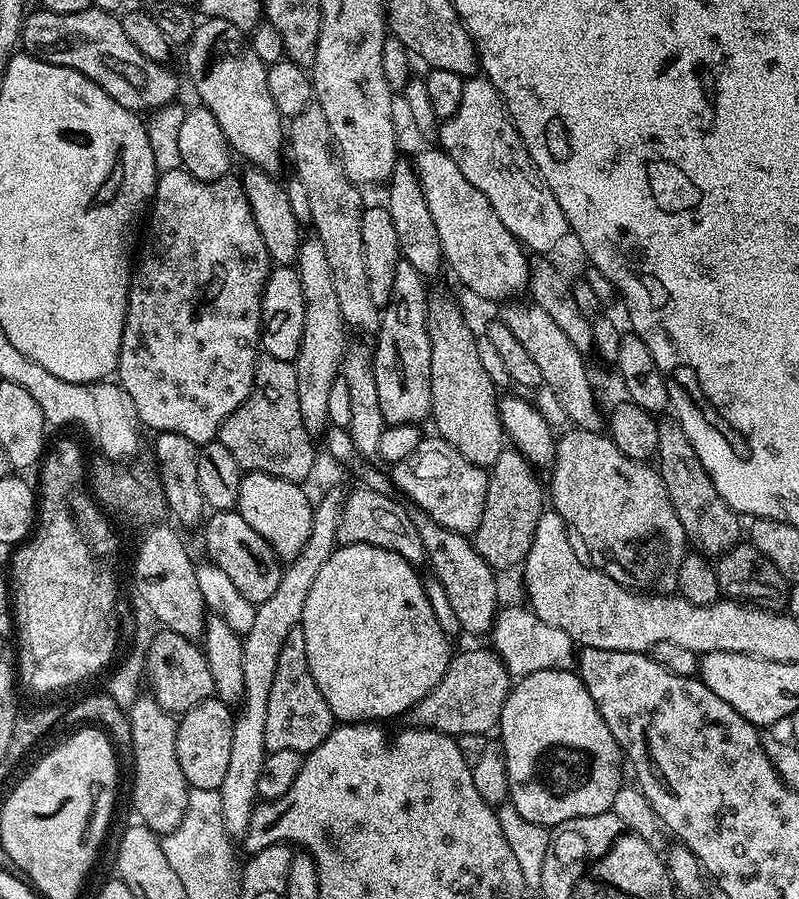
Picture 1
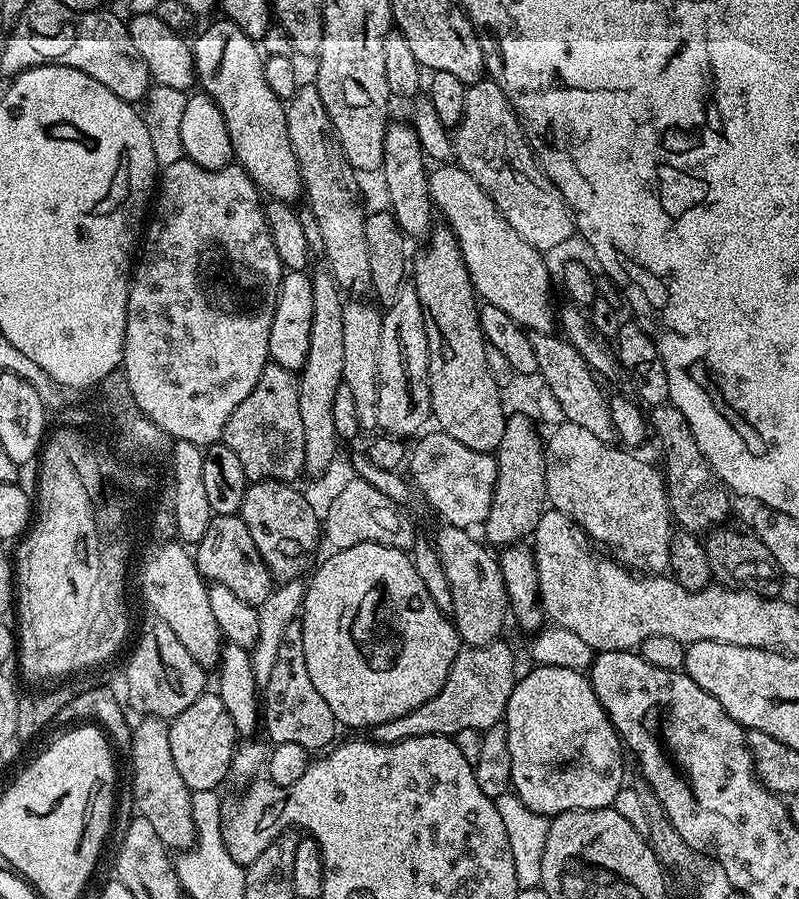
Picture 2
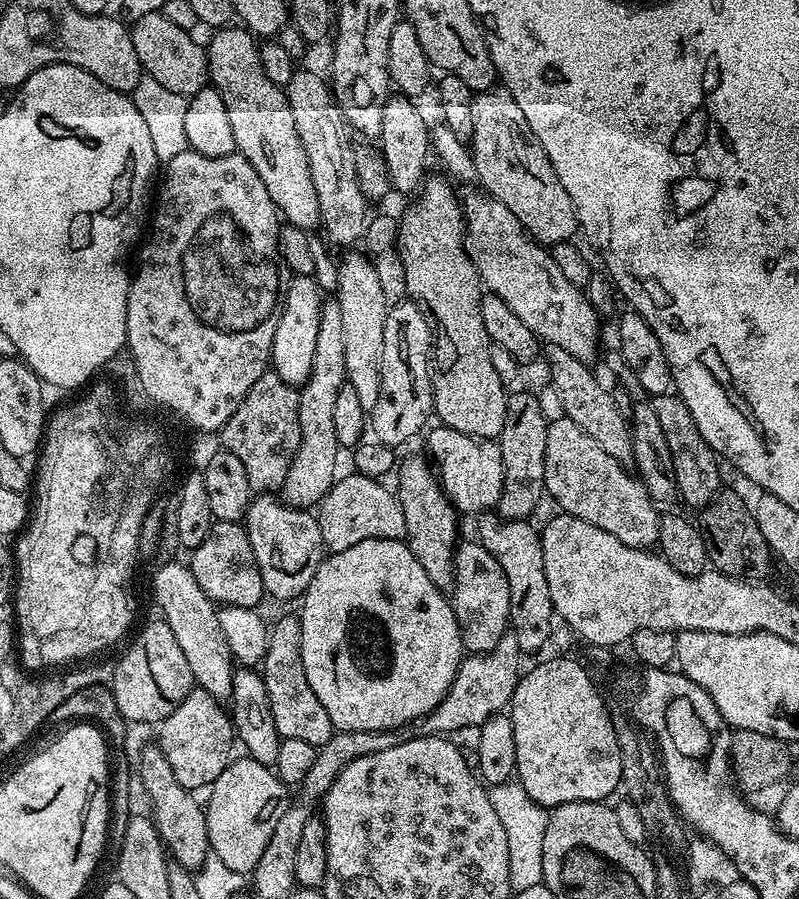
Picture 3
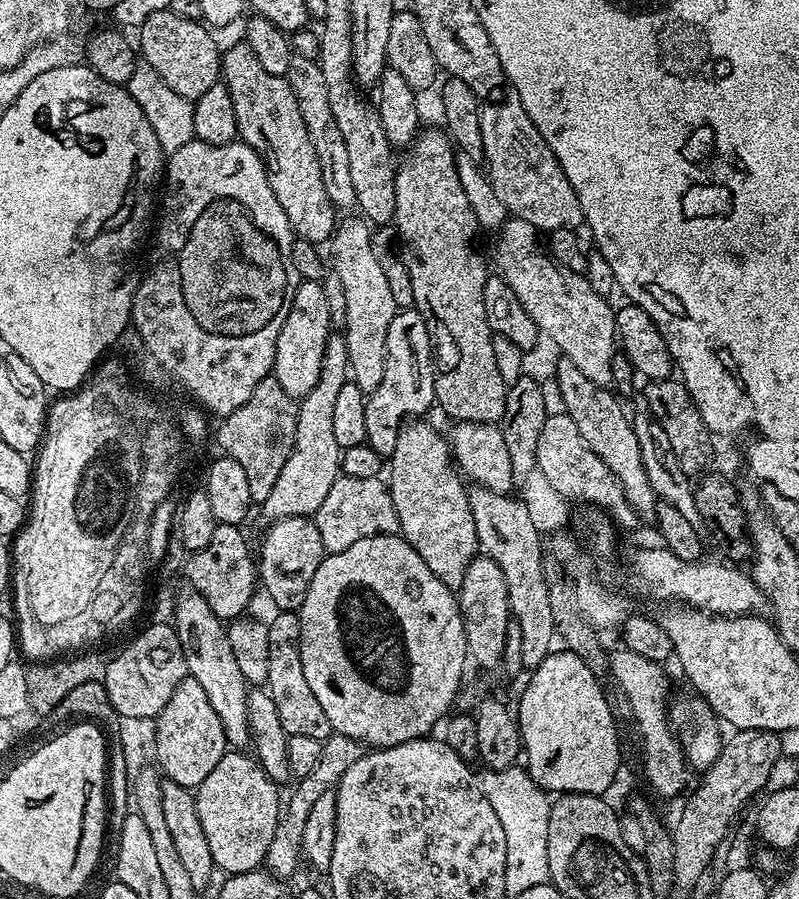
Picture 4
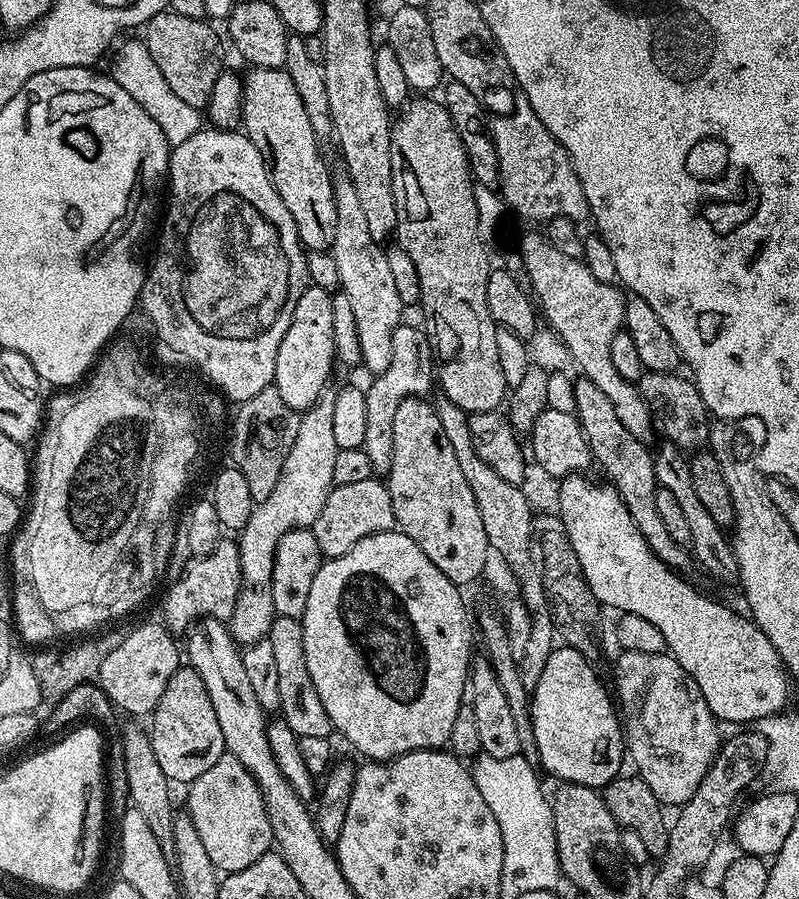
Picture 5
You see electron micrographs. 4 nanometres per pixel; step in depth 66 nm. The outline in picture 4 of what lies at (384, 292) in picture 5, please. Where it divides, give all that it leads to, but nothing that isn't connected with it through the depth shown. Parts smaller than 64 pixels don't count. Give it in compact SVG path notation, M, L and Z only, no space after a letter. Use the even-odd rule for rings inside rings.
M359 215L345 216L348 217L337 223L332 234L330 268L338 274L346 294L342 335L348 351L350 380L365 394L371 394L378 390L378 382L382 382L382 374L386 370L386 330L390 330L390 322L398 309L394 294L390 294L390 282L386 282L386 274L382 274L382 262L378 262L372 249L373 229Z

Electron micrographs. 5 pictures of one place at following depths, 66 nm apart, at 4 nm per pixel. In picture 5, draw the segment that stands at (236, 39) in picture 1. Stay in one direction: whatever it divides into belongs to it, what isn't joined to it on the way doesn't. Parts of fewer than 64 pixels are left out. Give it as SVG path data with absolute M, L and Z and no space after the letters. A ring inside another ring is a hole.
M283 68L247 69L244 82L244 119L242 131L258 150L270 157L272 184L278 190L282 202L286 202L286 210L290 210L290 218L294 218L294 226L300 235L300 243L308 252L329 251L334 242L334 234L338 227L338 210L334 210L334 179L333 173L328 173L328 164L320 153L321 141L314 134L314 126L310 126L310 117L306 115L306 106L302 106L302 98Z

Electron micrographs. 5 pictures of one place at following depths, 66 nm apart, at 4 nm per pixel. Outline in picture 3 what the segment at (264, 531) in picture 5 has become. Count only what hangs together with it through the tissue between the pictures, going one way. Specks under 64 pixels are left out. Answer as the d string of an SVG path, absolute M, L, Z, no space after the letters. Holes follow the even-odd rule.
M328 298L320 305L318 338L314 345L314 366L310 378L299 389L298 422L300 423L300 445L294 462L290 462L290 474L279 488L279 495L285 504L311 509L319 505L324 495L332 489L338 479L336 455L342 452L338 434L334 434L334 405L338 399L338 390L346 383L346 349L342 310L335 298Z

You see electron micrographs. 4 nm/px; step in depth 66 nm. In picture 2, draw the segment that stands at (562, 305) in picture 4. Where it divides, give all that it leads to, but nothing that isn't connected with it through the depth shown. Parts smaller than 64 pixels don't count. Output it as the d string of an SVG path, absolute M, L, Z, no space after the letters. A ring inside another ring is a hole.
M441 163L431 169L428 189L437 213L445 216L447 227L456 233L466 270L476 287L476 295L484 304L506 310L514 322L532 334L544 334L554 324L554 308L548 305L548 264L545 257L530 242L526 242L506 222L498 206L474 182L465 168L455 163Z

